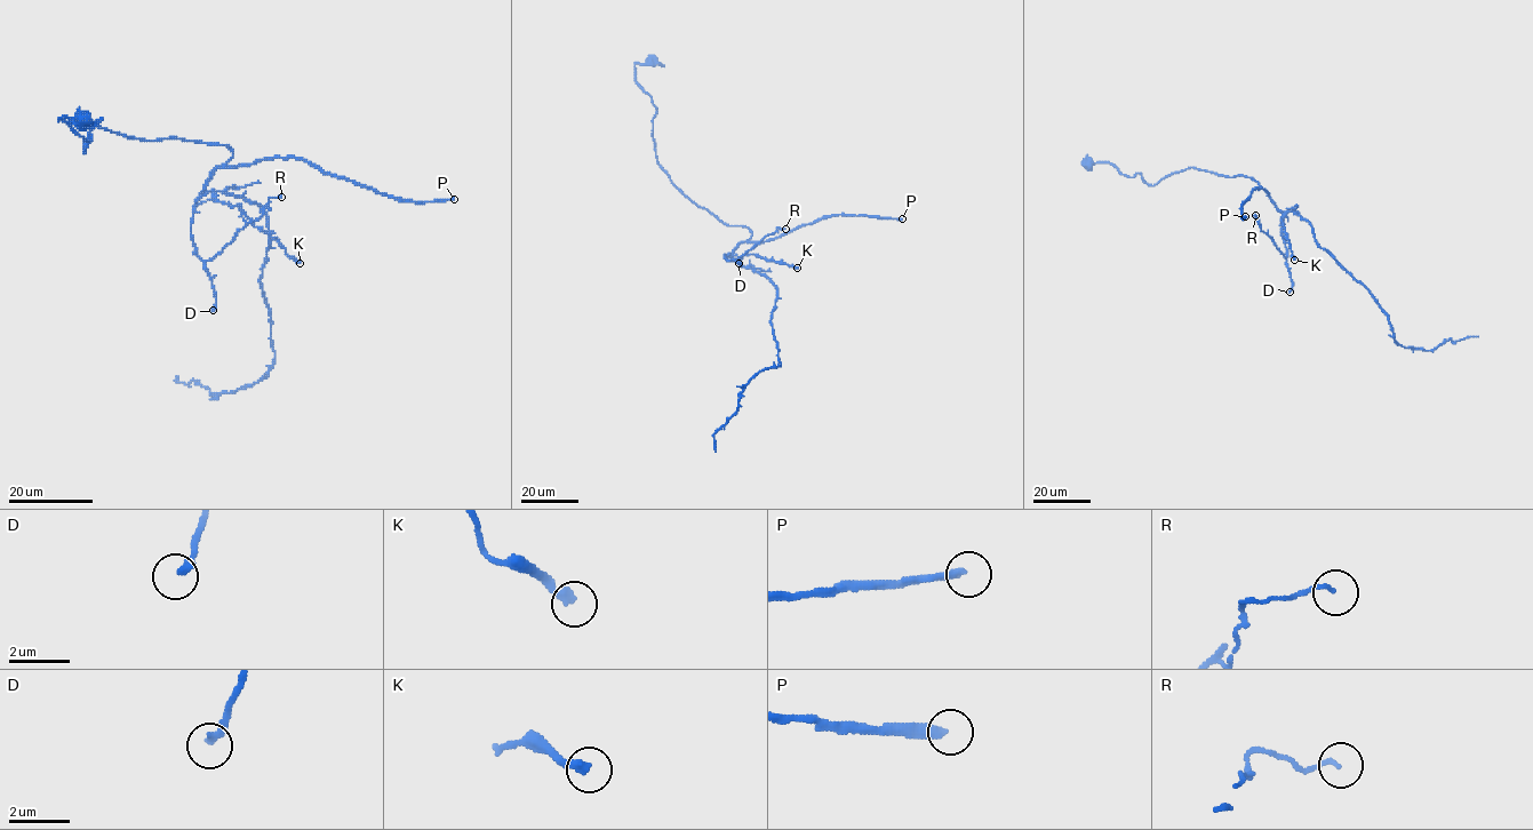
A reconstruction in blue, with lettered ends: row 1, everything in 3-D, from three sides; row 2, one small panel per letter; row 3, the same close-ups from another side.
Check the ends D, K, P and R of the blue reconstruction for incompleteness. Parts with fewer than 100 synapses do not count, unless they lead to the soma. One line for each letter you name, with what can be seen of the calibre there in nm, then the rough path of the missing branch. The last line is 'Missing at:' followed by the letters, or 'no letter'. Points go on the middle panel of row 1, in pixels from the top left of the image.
P: 280 nm thick
Missing at: P

